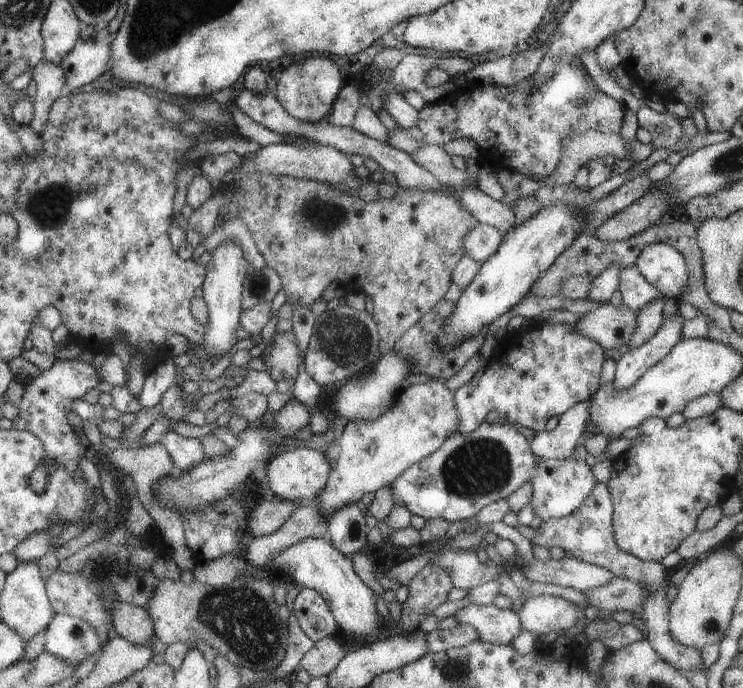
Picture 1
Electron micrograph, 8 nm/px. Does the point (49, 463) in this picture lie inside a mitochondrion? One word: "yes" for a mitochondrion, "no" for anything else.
no

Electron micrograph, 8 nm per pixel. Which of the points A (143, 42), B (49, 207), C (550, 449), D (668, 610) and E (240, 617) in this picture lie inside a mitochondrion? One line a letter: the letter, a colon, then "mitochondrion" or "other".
A: mitochondrion
B: mitochondrion
C: other
D: other
E: mitochondrion

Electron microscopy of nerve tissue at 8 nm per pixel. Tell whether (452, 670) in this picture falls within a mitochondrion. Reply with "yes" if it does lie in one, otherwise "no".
yes

